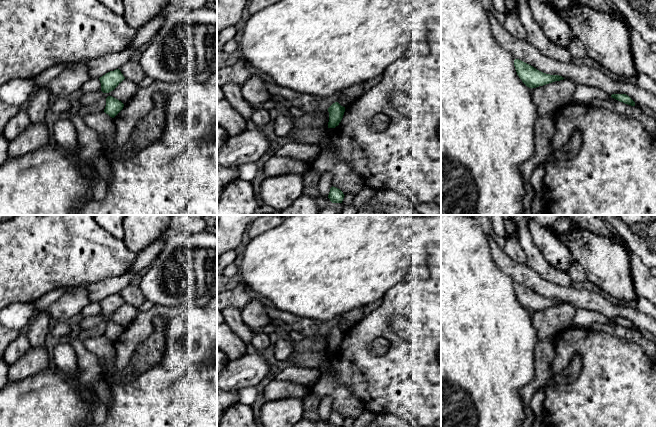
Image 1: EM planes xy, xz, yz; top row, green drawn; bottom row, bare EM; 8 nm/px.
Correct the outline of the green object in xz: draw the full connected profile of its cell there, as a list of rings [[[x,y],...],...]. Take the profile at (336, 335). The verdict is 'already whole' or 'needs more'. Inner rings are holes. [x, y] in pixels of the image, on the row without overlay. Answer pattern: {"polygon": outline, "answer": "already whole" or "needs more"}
{"polygon": [[[338,326],[333,327],[329,332],[329,346],[328,352],[335,352],[341,346],[345,331],[341,330]]], "answer": "already whole"}

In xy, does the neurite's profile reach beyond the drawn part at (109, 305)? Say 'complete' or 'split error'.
complete

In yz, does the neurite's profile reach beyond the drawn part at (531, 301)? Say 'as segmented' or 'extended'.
as segmented

